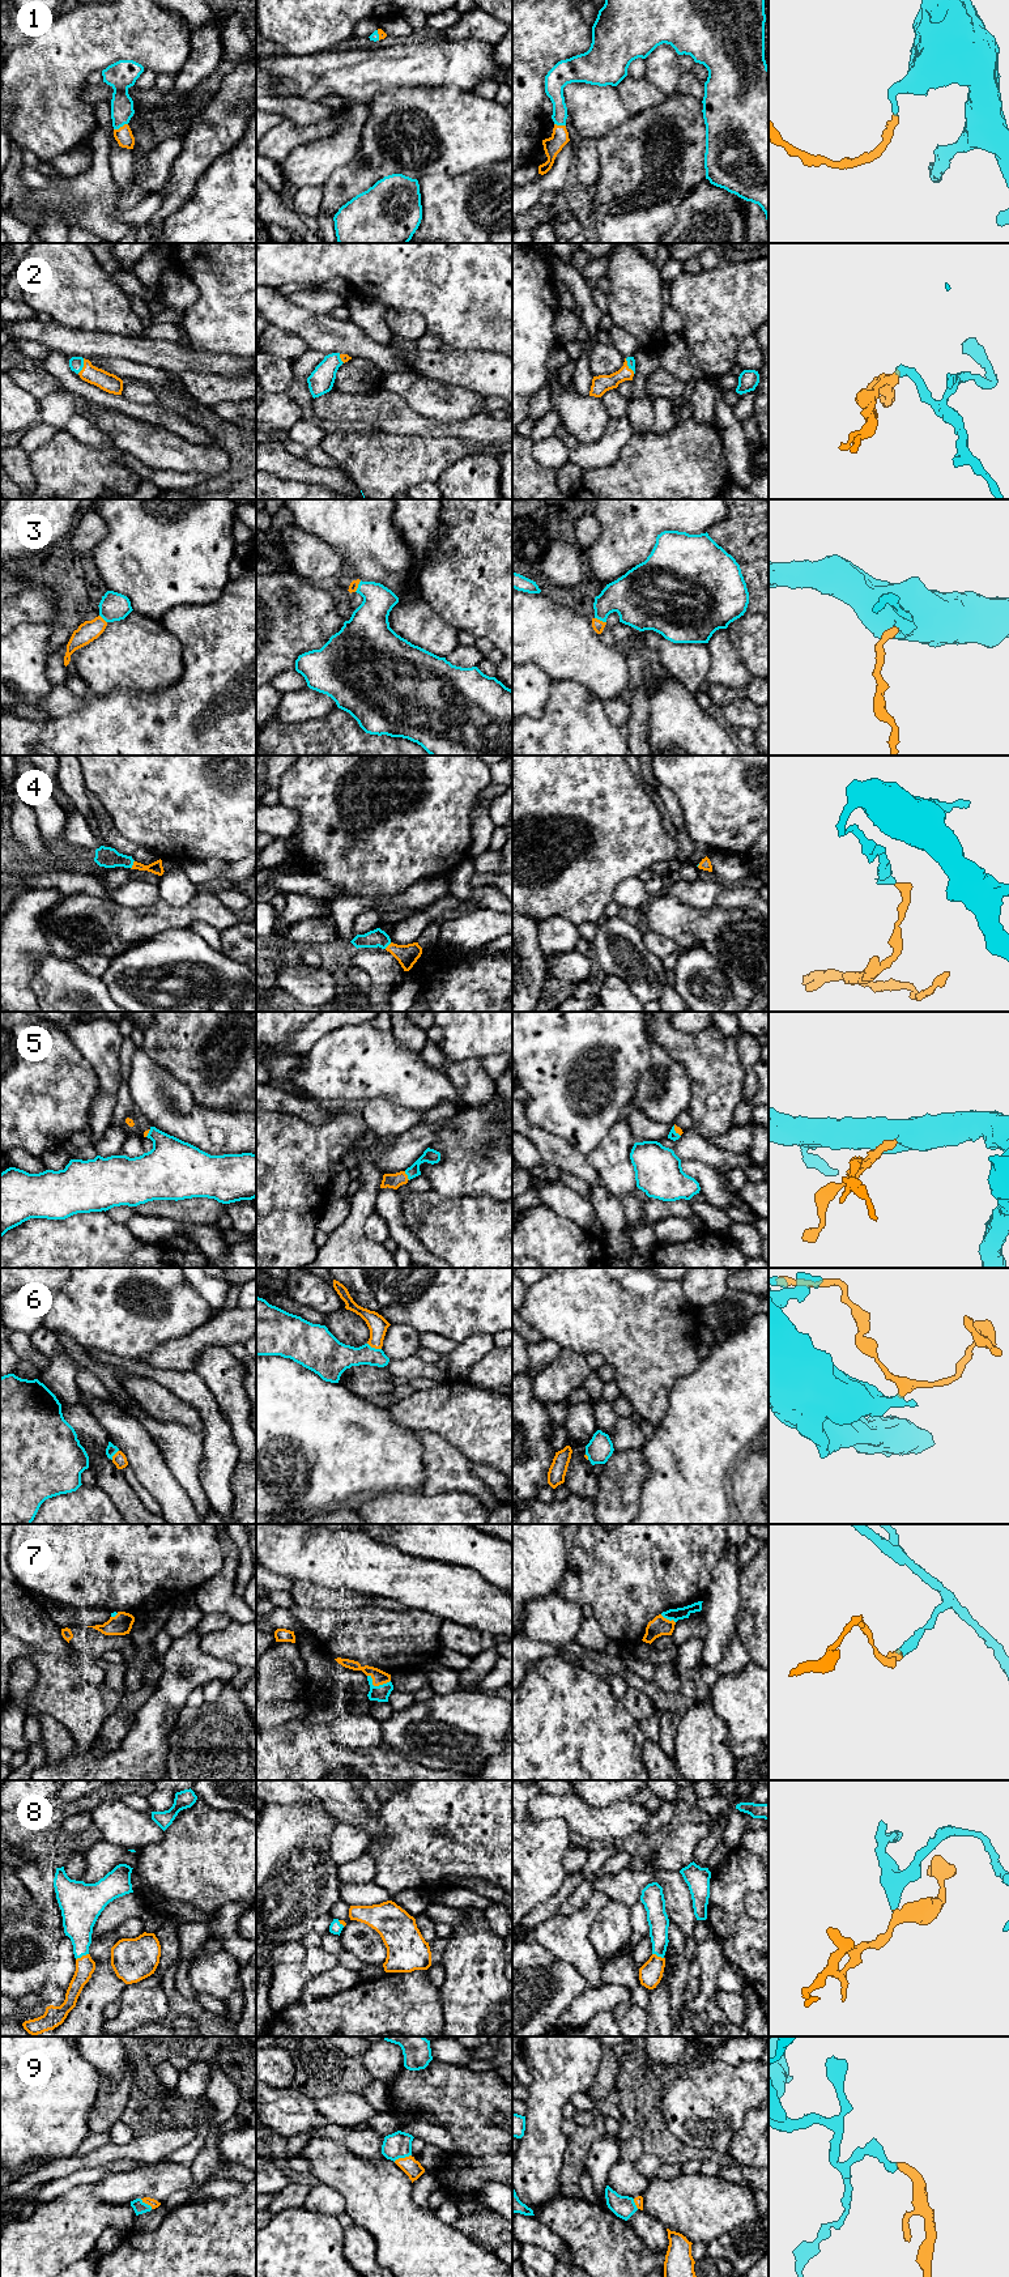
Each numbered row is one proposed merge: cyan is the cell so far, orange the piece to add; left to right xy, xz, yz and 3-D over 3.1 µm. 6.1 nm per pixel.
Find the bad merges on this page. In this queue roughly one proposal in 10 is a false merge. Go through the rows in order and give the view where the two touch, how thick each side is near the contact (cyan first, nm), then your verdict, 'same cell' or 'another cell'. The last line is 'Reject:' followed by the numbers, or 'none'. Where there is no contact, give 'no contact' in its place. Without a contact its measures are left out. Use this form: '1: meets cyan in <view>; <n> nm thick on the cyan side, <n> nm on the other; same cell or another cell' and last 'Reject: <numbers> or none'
1: meets cyan in xy; 140 nm thick on the cyan side, 110 nm on the other; same cell
2: meets cyan in xy; 90 nm thick on the cyan side, 120 nm on the other; same cell
3: meets cyan in xz; 240 nm thick on the cyan side, 50 nm on the other; same cell
4: meets cyan in xy; 130 nm thick on the cyan side, 70 nm on the other; same cell
5: meets cyan in xz; 90 nm thick on the cyan side, 100 nm on the other; same cell
6: meets cyan in xz; 200 nm thick on the cyan side, 120 nm on the other; same cell
7: meets cyan in xz; 100 nm thick on the cyan side, 90 nm on the other; same cell
8: meets cyan in xy; 200 nm thick on the cyan side, 120 nm on the other; same cell
9: meets cyan in xz; 160 nm thick on the cyan side, 110 nm on the other; same cell
Reject: none

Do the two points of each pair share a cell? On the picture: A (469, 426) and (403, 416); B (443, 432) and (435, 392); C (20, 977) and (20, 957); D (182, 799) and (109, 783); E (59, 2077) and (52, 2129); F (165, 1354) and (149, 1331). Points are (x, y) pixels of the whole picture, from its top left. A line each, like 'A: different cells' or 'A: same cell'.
A: same cell
B: different cells
C: same cell
D: same cell
E: same cell
F: different cells

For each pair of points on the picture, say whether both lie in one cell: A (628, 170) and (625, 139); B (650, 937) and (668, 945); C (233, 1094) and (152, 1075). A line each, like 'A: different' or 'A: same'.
A: same
B: same
C: different

